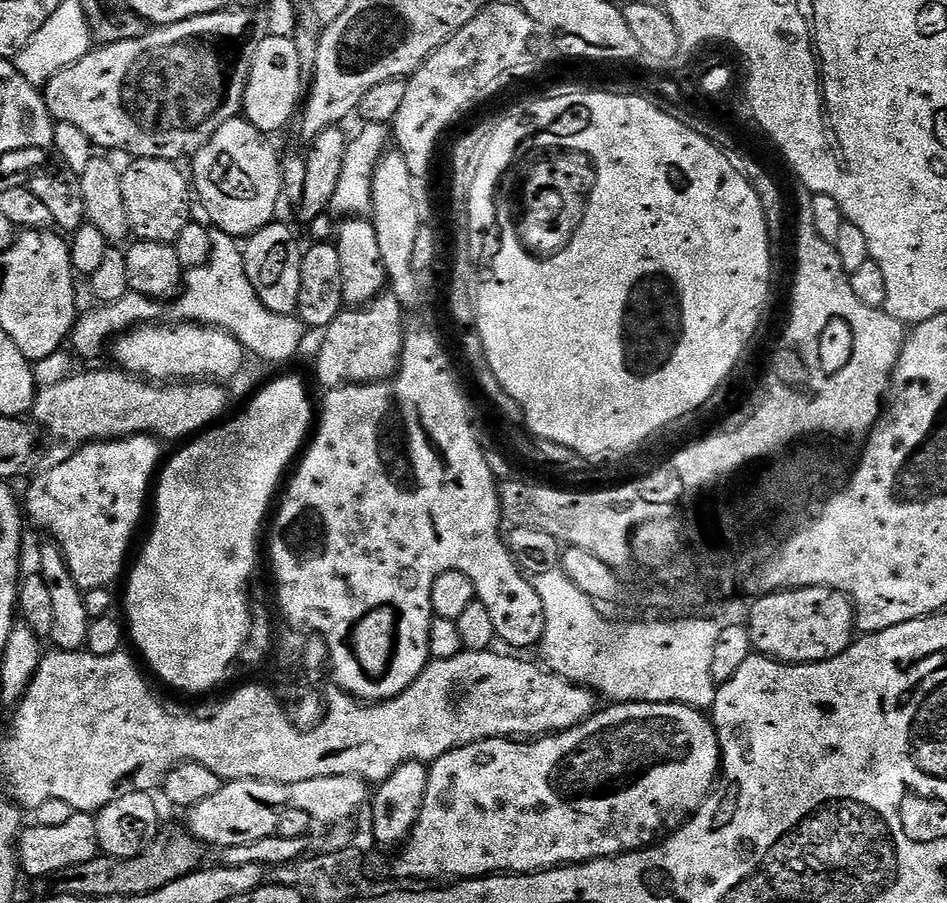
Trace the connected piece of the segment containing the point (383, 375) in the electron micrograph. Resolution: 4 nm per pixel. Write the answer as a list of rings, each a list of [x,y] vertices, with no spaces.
[[[381,294],[367,306],[341,312],[328,328],[323,329],[324,341],[316,352],[316,380],[324,390],[342,388],[346,384],[378,384],[391,380],[400,370],[400,355],[404,349],[405,309],[401,308],[398,298],[391,294]]]

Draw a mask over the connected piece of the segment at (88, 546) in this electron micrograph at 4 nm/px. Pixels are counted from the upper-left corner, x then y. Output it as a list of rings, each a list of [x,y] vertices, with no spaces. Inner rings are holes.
[[[149,435],[89,442],[83,448],[79,448],[66,462],[41,471],[41,476],[29,486],[28,500],[26,496],[27,519],[31,523],[33,520],[42,531],[52,535],[49,537],[62,550],[66,558],[66,567],[70,570],[74,582],[84,592],[114,585],[120,571],[121,576],[125,571],[124,559],[132,548],[136,527],[144,516],[144,503],[147,500],[149,503],[150,489],[161,463],[160,448],[161,441]]]

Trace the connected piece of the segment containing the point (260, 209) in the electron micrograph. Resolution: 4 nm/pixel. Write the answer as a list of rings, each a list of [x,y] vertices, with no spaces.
[[[237,118],[226,122],[191,157],[190,180],[194,185],[198,204],[227,236],[247,238],[277,219],[276,207],[282,201],[280,182],[281,157],[269,137],[250,121]]]

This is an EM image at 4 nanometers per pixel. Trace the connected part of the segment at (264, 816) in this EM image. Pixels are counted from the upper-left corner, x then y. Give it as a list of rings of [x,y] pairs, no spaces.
[[[230,780],[224,782],[218,794],[187,809],[187,831],[205,845],[217,844],[220,850],[234,846],[246,846],[258,842],[258,838],[277,835],[280,819],[288,807],[289,785],[269,780]]]

